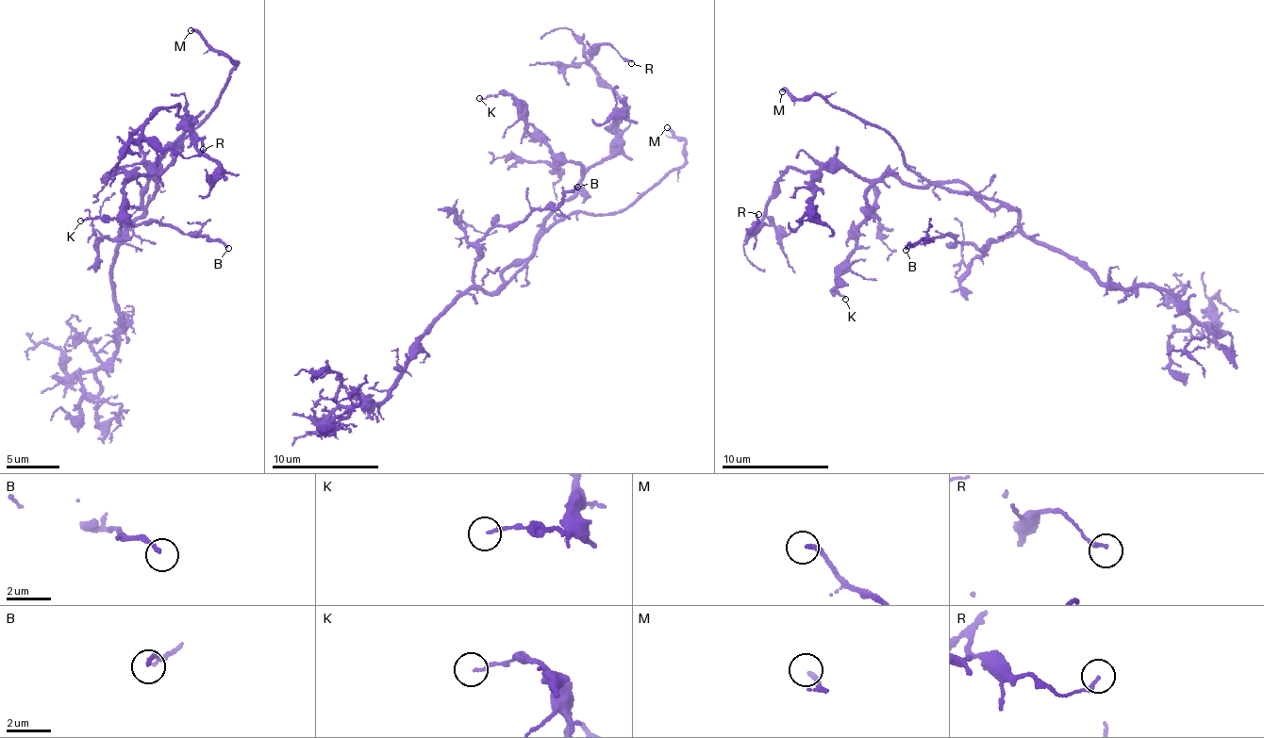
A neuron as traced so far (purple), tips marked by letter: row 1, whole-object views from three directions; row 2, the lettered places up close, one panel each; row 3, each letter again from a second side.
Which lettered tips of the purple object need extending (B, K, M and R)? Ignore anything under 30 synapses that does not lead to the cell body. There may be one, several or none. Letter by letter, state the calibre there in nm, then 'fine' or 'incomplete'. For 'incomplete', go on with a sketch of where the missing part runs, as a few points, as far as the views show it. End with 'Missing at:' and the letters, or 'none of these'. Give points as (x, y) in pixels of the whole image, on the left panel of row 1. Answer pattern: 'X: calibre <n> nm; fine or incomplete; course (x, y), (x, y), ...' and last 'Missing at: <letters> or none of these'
B: calibre 130 nm; fine
K: calibre 130 nm; fine
M: calibre 220 nm; incomplete; course (191, 30), (181, 27), (180, 82), (204, 100), (167, 108), (153, 136), (108, 137), (76, 109), (39, 103)
R: calibre 180 nm; fine
Missing at: M

